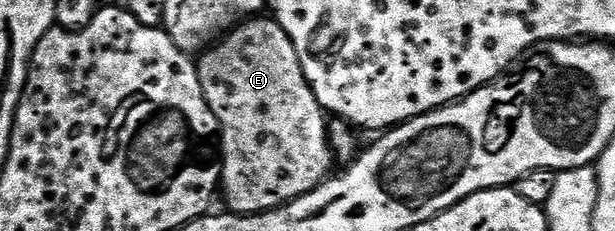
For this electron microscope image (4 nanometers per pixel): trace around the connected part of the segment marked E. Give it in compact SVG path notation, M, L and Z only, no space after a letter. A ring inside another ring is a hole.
M254 17L238 24L216 45L210 46L196 60L196 65L203 97L221 126L219 191L222 196L225 194L225 203L229 206L226 208L232 214L261 215L265 211L273 211L311 193L330 178L335 156L329 142L330 124L325 123L327 112L319 105L303 73L295 45L275 19Z

